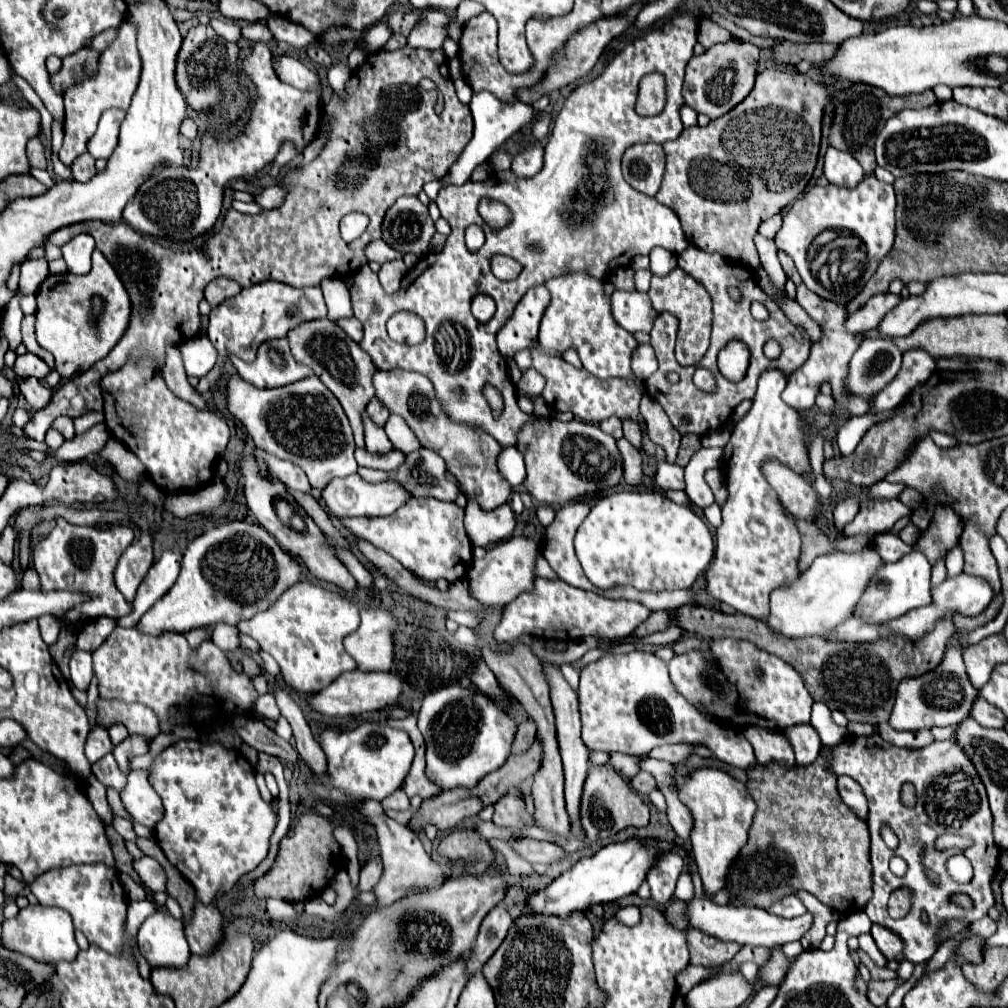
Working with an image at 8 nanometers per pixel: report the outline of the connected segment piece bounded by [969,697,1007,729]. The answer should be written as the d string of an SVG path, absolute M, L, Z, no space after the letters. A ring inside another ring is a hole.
M975 697L975 705L971 707L971 713L969 713L969 717L973 715L973 719L979 723L979 725L983 725L983 727L1003 727L1005 725L1005 715L1003 715L1003 711L999 711L997 707L993 707L993 705L989 705L983 697Z

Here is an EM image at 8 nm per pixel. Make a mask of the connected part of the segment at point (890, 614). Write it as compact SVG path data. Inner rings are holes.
M915 549L909 555L905 555L897 563L887 563L883 565L871 583L867 585L859 605L855 607L855 613L859 613L865 621L879 623L879 621L889 621L905 615L911 609L931 605L931 591L929 591L929 581L931 581L931 567L923 551Z

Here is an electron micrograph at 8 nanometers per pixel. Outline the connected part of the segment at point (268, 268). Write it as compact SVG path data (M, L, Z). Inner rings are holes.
M407 45L393 53L375 51L355 69L347 93L347 103L331 99L331 103L325 105L325 117L333 117L327 147L315 161L281 179L287 189L285 201L259 215L245 215L229 209L221 229L204 237L200 246L194 239L186 241L178 250L169 249L125 223L115 225L103 221L75 223L49 237L49 243L59 247L79 233L89 233L95 239L97 249L119 273L131 297L131 321L127 333L123 333L105 359L97 361L89 371L63 381L53 391L51 403L37 411L23 429L27 437L45 441L47 429L59 415L81 415L89 409L103 411L101 379L107 373L119 371L129 359L147 355L159 365L165 365L165 349L169 345L179 347L199 335L199 301L203 299L205 285L217 277L229 277L241 287L269 279L305 287L319 285L325 277L343 279L355 275L369 263L365 245L381 239L381 223L387 209L403 195L417 197L427 181L445 177L473 137L471 111L455 95L447 59L441 49L427 51ZM425 77L431 79L437 89L421 89L419 81ZM437 93L443 93L445 99L441 115L435 113ZM353 211L369 215L371 223L357 241L345 243L339 235L339 221ZM77 395L81 395L81 411L73 407L73 397Z

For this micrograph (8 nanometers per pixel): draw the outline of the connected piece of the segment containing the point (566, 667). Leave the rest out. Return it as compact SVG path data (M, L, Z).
M563 663L563 665L561 665L561 671L563 671L567 683L569 683L573 689L577 689L577 683L579 683L579 671L577 671L573 665L569 665L569 663Z

